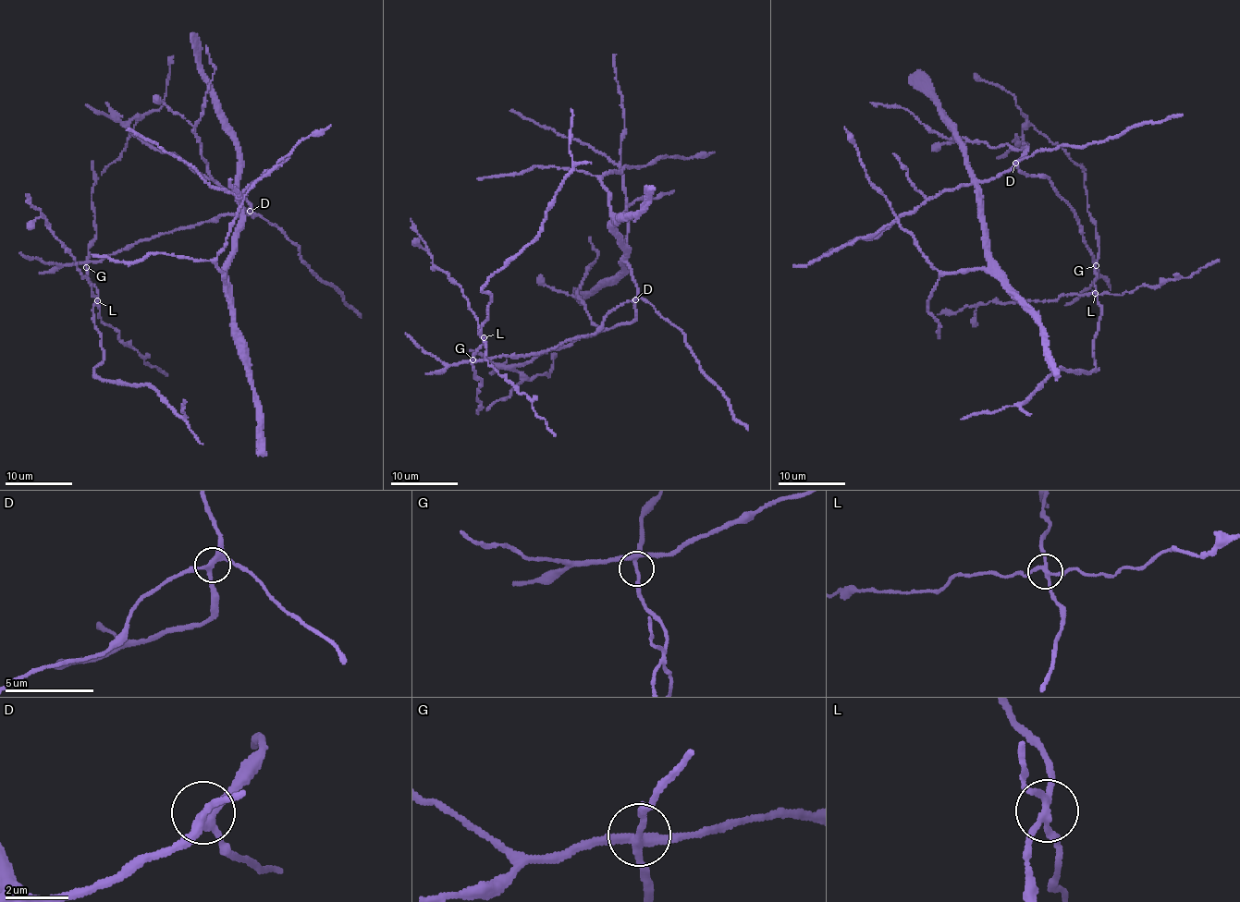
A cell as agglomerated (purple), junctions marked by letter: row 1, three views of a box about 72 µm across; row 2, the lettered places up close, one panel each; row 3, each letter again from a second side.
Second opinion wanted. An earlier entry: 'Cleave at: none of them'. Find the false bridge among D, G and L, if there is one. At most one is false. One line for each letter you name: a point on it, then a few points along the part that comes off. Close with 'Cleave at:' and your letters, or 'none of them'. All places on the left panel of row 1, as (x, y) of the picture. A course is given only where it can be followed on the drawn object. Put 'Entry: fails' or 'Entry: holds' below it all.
L: place (97, 300); course (96, 300), (92, 294), (92, 285), (81, 275), (75, 260), (26, 194)
Cleave at: L
Entry: fails

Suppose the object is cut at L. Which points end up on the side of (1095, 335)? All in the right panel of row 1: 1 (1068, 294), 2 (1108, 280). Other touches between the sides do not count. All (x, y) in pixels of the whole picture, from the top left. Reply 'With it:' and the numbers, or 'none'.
With it: 2

